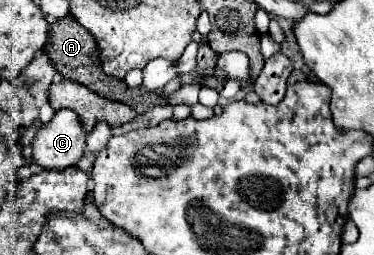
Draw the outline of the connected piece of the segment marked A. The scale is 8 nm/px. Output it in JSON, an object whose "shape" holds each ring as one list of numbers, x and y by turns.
{"shape":[[71,16,63,18,63,20,57,20,55,24,51,24,51,30,49,30,49,42,45,46,47,50,47,56,53,60,57,72,65,78,65,80,71,80,71,82,77,82,77,84,83,84,87,86,91,92,103,96,103,98,109,98,109,100,115,100,115,102,121,102,121,104,127,104,131,106,137,114,143,114,147,110,151,110,153,106,165,106,167,100,155,92,147,92,145,88,125,88,125,82,123,80,117,80,117,78,111,78,107,76,105,72,101,72,101,54,99,54,99,48,97,44,93,42,93,36]]}

